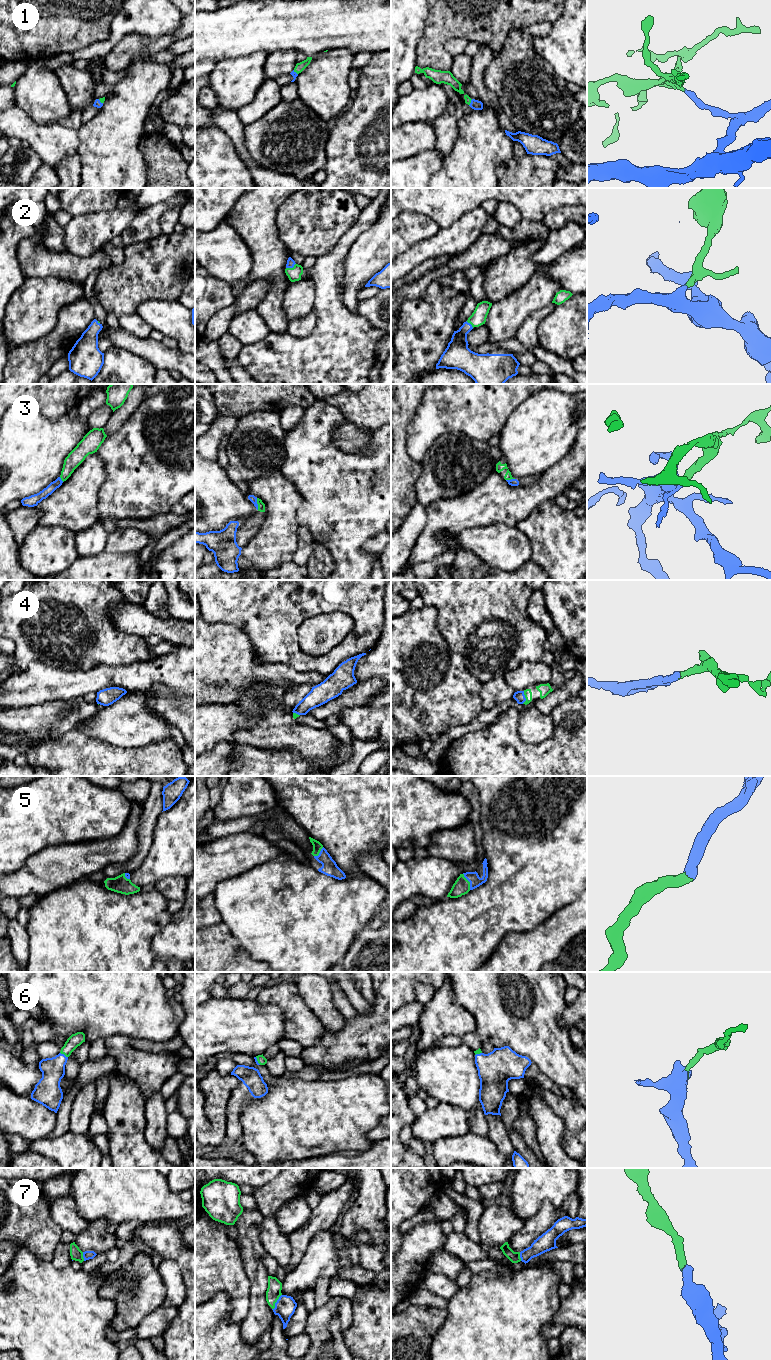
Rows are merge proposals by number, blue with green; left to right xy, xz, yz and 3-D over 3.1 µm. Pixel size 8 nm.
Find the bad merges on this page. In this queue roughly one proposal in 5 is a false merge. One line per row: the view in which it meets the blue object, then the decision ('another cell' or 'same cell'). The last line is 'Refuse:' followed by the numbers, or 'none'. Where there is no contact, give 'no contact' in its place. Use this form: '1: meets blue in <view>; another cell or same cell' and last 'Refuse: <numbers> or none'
1: meets blue in yz; same cell
2: meets blue in xz; same cell
3: meets blue in xz; same cell
4: meets blue in yz; same cell
5: meets blue in yz; same cell
6: meets blue in xy; same cell
7: meets blue in xz; same cell
Refuse: none

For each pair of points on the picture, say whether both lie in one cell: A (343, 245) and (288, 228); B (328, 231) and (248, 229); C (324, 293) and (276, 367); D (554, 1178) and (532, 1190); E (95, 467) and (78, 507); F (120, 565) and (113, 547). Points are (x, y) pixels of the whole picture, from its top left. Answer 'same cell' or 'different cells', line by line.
A: different cells
B: different cells
C: same cell
D: same cell
E: same cell
F: different cells

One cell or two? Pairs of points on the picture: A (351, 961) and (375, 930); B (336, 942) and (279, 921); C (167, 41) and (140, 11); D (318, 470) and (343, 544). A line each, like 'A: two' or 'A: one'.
A: one
B: one
C: two
D: one

